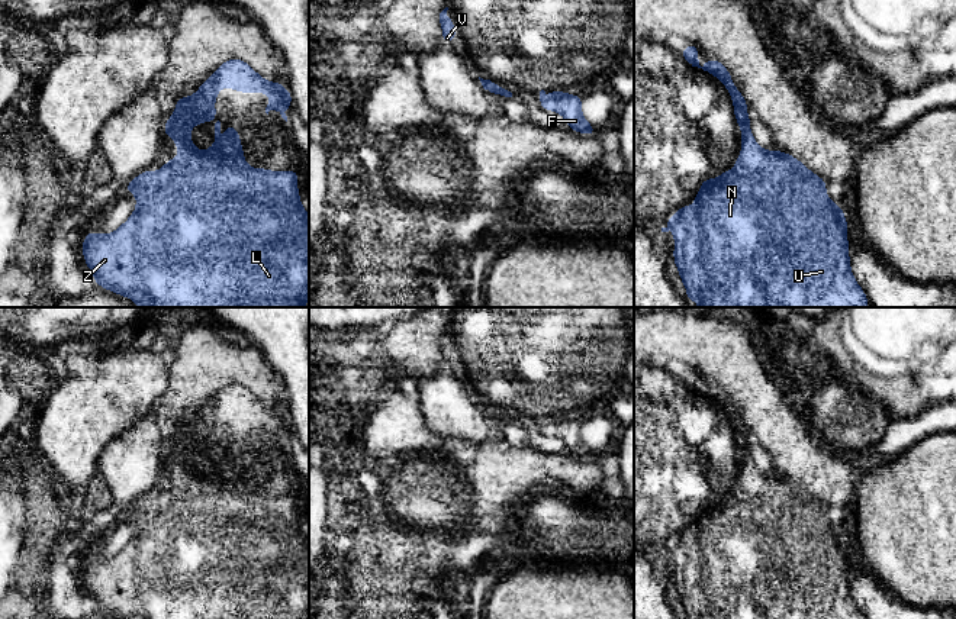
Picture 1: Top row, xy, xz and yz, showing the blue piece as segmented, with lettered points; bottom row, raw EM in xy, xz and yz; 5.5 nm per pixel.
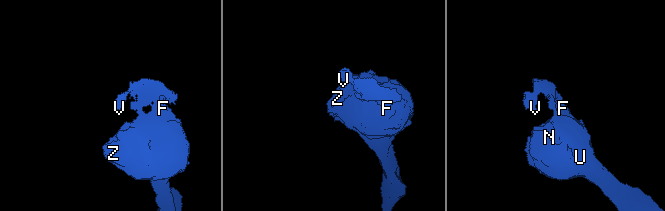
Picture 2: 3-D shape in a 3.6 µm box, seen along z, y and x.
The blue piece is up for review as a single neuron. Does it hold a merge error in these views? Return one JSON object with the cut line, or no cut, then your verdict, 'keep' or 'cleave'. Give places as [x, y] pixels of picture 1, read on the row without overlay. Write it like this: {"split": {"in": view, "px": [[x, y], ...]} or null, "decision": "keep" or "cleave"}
{"split": null, "decision": "keep"}

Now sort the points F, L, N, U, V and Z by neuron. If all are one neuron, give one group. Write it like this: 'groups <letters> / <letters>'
groups F L N U V Z

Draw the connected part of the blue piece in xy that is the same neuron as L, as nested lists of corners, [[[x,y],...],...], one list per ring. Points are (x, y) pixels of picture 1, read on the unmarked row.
[[[238,383],[228,384],[219,393],[216,393],[215,397],[199,412],[199,415],[193,420],[178,422],[173,441],[168,442],[164,448],[164,458],[167,462],[174,464],[180,480],[171,483],[170,487],[164,487],[161,496],[144,496],[123,512],[123,516],[129,516],[136,520],[135,536],[125,548],[122,548],[115,557],[109,560],[94,558],[90,555],[83,564],[83,581],[97,610],[116,619],[309,619],[309,539],[300,528],[297,513],[299,496],[270,496],[265,493],[251,493],[244,486],[245,477],[241,471],[241,461],[236,458],[236,452],[234,449],[226,449],[226,468],[221,468],[219,445],[215,448],[215,468],[207,475],[199,475],[191,468],[190,454],[194,449],[216,444],[216,419],[225,410],[229,410],[234,416],[241,417],[268,417],[270,425],[265,432],[265,438],[268,439],[270,435],[279,435],[281,442],[287,446],[287,441],[284,436],[292,431],[292,417],[286,415],[283,409],[279,409],[276,406],[265,406],[245,386]]]

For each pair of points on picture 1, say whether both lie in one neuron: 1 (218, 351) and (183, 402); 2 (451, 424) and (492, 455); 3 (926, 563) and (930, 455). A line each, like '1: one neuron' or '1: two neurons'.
1: one neuron
2: two neurons
3: one neuron

